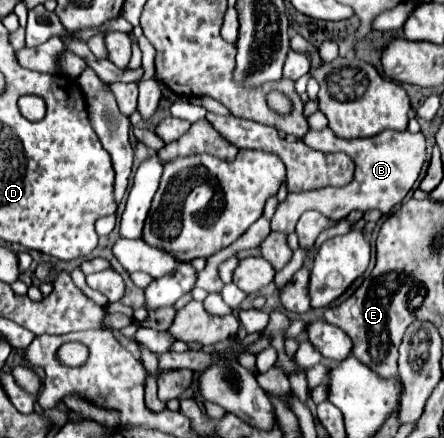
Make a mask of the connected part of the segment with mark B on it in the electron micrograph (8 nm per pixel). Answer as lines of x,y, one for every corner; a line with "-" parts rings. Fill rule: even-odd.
330,128
328,130
310,130
304,138
304,144
308,144
308,148
320,150
320,152
344,152
348,154
354,164
354,178
350,184
342,186
342,188
318,188
318,190
308,190
308,192
290,192
286,196
284,202
280,202
276,206
276,212
272,216
272,230
276,232
284,232
290,234
296,228
298,218
306,212
306,210
318,210
322,212
326,218
330,220
342,220
346,218
352,210
380,210
384,216
390,214
390,210
394,206
398,206
404,196
408,194
408,190
414,186
414,182
418,180
418,174
422,170
422,164
426,160
426,142
424,142
424,134
416,132
412,134
410,130
404,132
380,132
372,138
356,138
356,140
344,140
340,136
336,136

